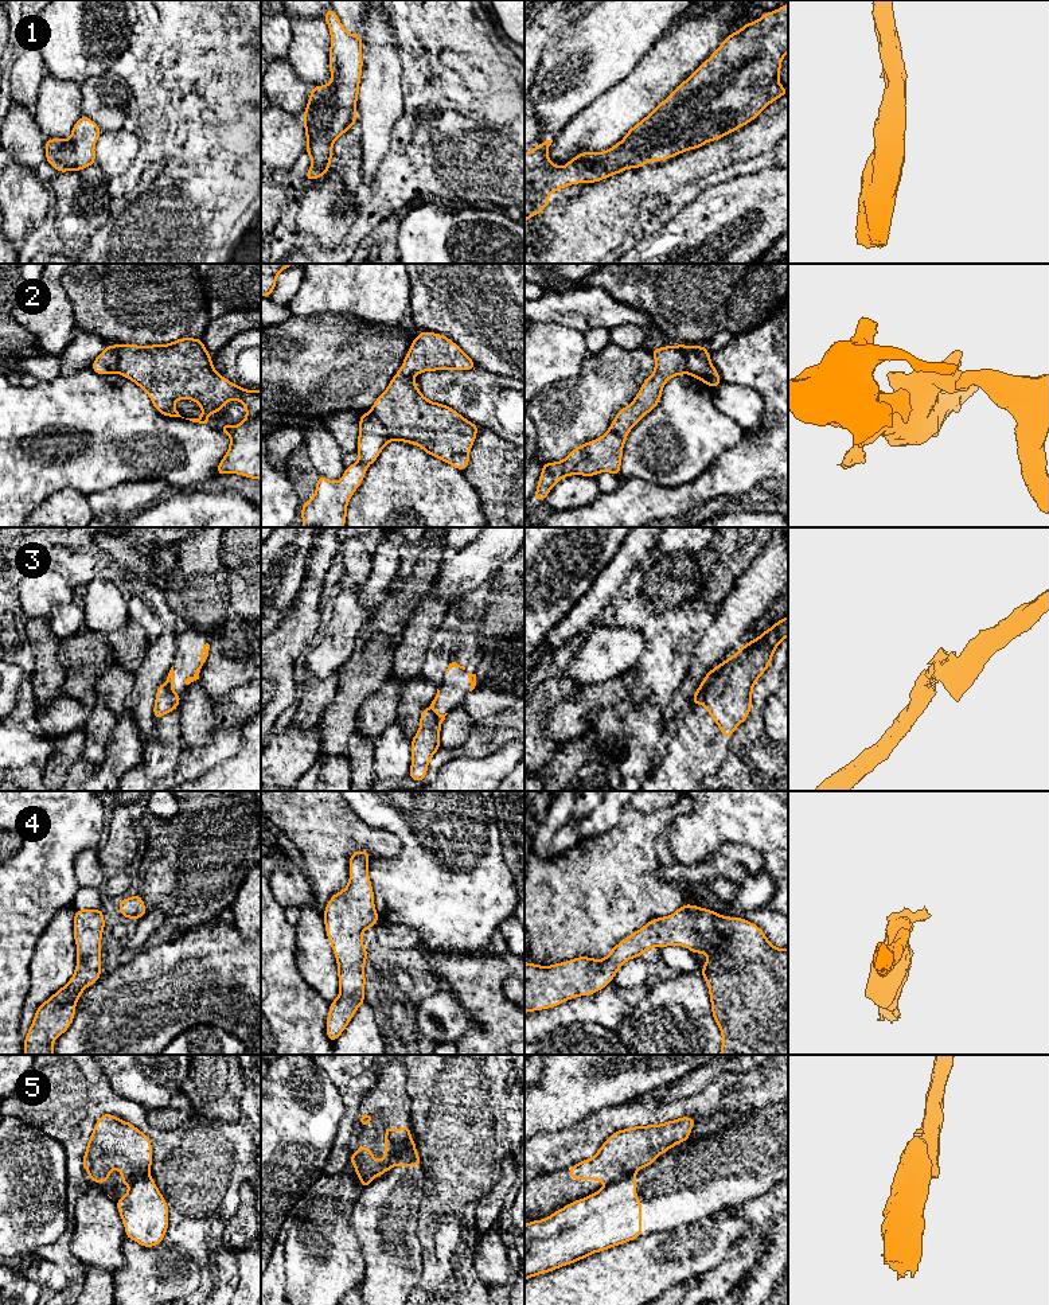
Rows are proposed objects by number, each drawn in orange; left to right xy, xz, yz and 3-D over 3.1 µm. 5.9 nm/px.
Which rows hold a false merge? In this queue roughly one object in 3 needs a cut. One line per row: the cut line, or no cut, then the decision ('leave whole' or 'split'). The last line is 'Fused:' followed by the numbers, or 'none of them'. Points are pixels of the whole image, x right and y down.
1: no cut | leave whole
2: xz (369, 412), (383, 427), (390, 439) | split
3: yz (733, 655), (709, 684), (700, 702) | split
4: no cut | leave whole
5: xz (414, 1142), (400, 1152), (394, 1164) | split
Fused: 2, 3, 5

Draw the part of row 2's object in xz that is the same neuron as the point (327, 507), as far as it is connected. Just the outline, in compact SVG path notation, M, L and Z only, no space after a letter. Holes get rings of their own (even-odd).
M370 412L363 413L359 417L358 461L344 470L340 482L317 476L315 495L301 507L303 527L344 527L347 503L362 484L367 467L389 441L385 426Z

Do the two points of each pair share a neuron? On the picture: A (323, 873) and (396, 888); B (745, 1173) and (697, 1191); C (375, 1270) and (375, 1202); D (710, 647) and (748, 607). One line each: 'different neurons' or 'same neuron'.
A: different neurons
B: same neuron
C: same neuron
D: same neuron

